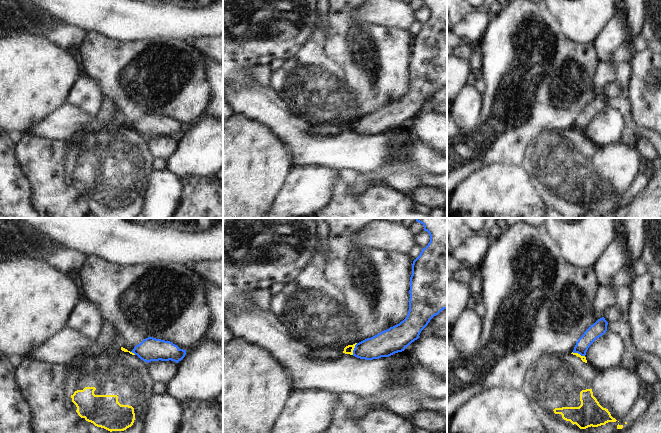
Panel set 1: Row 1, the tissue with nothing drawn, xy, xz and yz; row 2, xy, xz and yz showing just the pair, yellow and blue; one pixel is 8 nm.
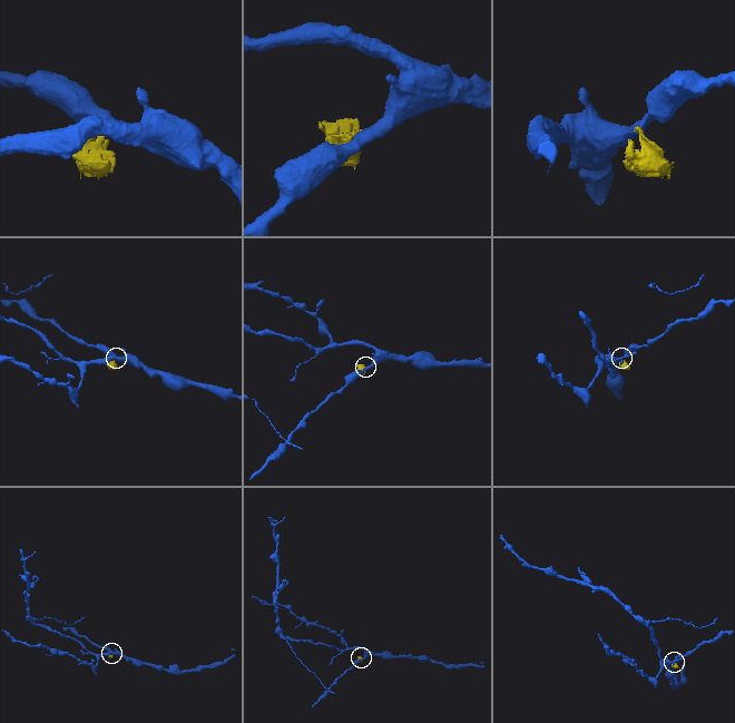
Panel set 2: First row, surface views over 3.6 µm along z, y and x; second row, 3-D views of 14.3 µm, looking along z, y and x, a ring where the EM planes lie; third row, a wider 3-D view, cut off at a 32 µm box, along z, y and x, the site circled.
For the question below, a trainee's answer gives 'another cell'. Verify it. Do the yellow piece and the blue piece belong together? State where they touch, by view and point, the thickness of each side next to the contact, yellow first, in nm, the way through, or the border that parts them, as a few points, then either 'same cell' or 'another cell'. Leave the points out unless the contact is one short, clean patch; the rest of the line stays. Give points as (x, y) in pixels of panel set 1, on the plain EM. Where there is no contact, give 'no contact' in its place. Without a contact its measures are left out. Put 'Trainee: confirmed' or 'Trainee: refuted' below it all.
meets yellow in xz at (353, 125); 70 nm thick on the yellow side, 190 nm on the other; border along xz (357, 119), (352, 130); another cell
Trainee: confirmed

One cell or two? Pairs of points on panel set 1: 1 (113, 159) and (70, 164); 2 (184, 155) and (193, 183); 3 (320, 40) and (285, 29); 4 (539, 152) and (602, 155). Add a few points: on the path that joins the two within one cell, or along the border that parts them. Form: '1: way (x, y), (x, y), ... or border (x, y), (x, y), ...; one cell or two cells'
1: way (102, 160), (81, 160); one cell
2: border (212, 176), (180, 177); two cells
3: border (317, 15), (310, 37), (294, 55); two cells
4: border (595, 147), (592, 171), (599, 178); two cells

